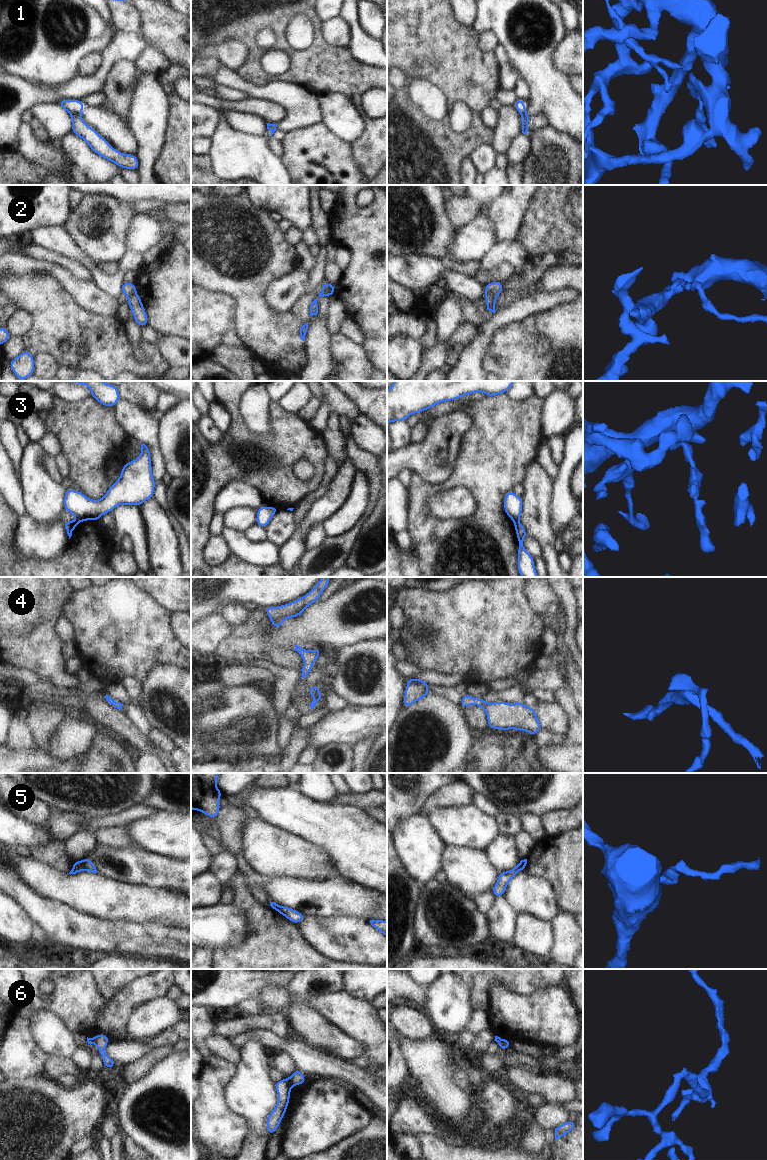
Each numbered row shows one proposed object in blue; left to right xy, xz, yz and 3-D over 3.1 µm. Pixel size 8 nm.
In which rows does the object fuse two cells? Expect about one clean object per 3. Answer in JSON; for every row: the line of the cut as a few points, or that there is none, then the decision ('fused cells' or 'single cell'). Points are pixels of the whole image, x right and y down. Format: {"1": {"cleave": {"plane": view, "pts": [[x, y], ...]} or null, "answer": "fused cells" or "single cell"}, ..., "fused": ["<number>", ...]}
{"1": {"cleave": {"plane": "xy", "pts": [[78, 114], [71, 115]]}, "answer": "fused cells"}, "2": {"cleave": {"plane": "xz", "pts": [[327, 284], [327, 293], [329, 295]]}, "answer": "fused cells"}, "3": {"cleave": {"plane": "yz", "pts": [[518, 519], [513, 521]]}, "answer": "fused cells"}, "4": {"cleave": null, "answer": "single cell"}, "5": {"cleave": {"plane": "xy", "pts": [[81, 861], [83, 869]]}, "answer": "fused cells"}, "6": {"cleave": {"plane": "xz", "pts": [[289, 1078], [292, 1084]]}, "answer": "fused cells"}, "fused": ["1", "2", "3", "5", "6"]}

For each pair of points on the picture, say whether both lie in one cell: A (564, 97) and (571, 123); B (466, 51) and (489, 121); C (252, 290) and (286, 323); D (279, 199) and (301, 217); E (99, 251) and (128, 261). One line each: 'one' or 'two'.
A: one
B: two
C: one
D: one
E: two

